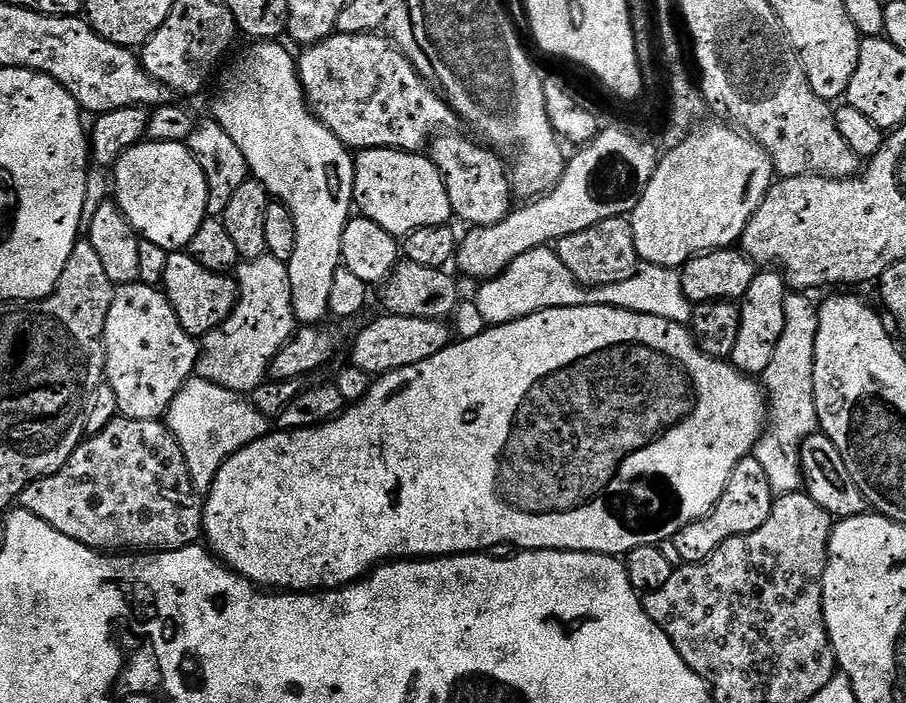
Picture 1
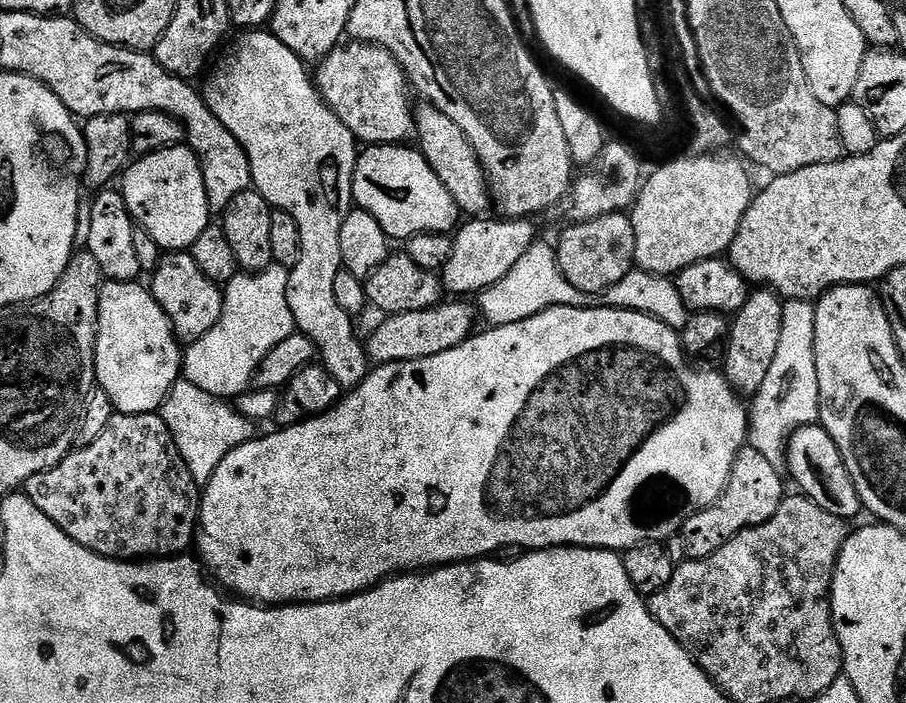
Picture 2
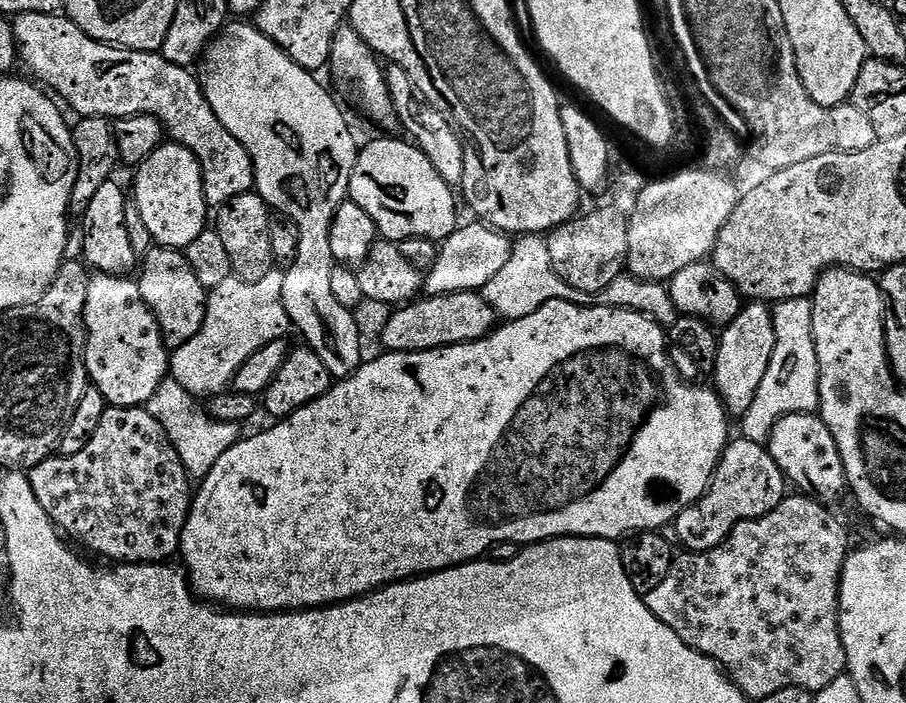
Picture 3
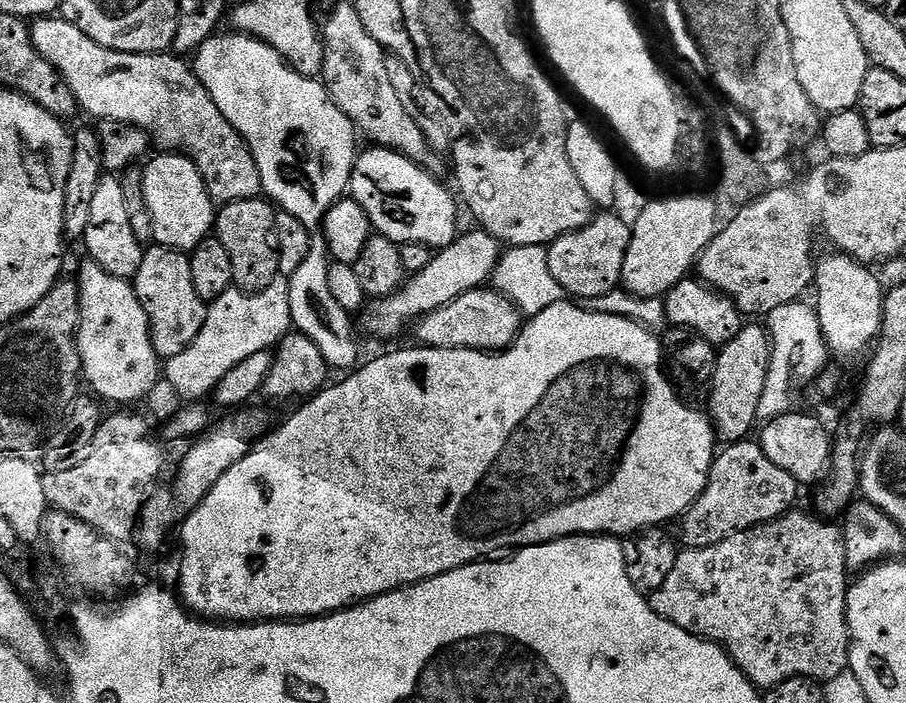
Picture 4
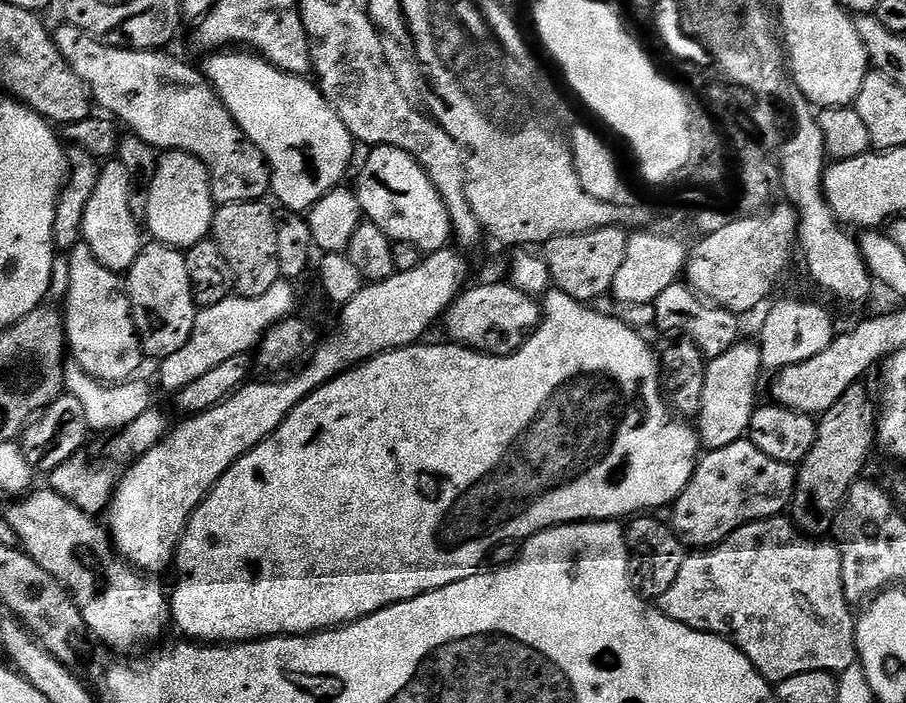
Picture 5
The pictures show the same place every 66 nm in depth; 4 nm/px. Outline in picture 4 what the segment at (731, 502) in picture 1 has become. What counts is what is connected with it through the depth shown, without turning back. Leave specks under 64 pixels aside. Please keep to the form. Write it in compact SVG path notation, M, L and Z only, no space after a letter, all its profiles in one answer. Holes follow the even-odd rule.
M745 438L739 442L729 443L725 447L728 449L725 452L723 449L713 459L712 469L708 471L708 481L702 490L702 494L684 511L682 517L685 540L683 543L687 547L705 548L706 546L714 546L726 539L727 536L732 536L753 524L762 524L766 520L782 516L789 511L791 504L788 503L796 496L798 481L786 470L782 470L782 466L774 466L774 462L770 462L770 458L766 458L766 454L760 449L759 443L752 441L751 444L750 441L751 439Z

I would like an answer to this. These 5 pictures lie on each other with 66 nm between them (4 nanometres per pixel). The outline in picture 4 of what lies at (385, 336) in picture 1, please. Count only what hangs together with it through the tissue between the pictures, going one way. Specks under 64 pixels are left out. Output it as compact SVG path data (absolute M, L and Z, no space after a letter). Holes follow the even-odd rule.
M488 286L475 288L428 312L415 321L416 336L421 345L430 348L477 348L479 352L494 352L508 348L522 327L522 313L514 302Z

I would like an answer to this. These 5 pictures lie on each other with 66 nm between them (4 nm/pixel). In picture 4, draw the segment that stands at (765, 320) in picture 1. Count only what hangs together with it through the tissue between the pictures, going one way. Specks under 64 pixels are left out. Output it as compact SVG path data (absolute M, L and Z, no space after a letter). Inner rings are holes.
M745 323L740 333L719 349L710 381L712 393L708 396L706 408L721 441L739 442L749 435L752 427L757 427L756 420L760 416L760 403L771 361L772 341L763 323Z

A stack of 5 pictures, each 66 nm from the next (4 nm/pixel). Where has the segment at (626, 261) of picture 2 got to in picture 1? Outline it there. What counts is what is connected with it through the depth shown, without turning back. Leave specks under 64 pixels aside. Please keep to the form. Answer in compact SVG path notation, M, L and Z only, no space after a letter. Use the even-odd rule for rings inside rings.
M628 216L606 218L606 222L598 222L586 230L578 230L578 234L570 234L555 245L556 253L562 258L566 270L574 274L579 284L588 288L610 286L614 282L626 282L641 267L642 261L634 246L634 230Z

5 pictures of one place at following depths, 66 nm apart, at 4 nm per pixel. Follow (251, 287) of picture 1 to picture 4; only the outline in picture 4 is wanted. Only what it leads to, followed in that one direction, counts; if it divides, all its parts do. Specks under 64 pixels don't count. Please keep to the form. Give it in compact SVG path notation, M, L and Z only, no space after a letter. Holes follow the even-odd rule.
M277 278L270 282L260 292L242 292L239 290L229 290L222 294L217 300L211 301L207 305L208 317L204 319L202 330L198 338L182 354L171 357L166 364L166 378L177 390L185 390L192 384L196 392L204 388L204 384L211 385L213 382L225 376L226 373L242 358L250 358L250 354L258 354L258 350L272 350L280 343L281 337L288 334L293 327L292 315L290 314L290 294L288 293L288 280Z

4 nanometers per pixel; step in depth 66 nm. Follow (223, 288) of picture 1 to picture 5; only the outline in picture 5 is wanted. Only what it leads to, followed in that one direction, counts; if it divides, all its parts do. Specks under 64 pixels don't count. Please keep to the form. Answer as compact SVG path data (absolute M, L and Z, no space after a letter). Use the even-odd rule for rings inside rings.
M148 242L143 245L138 254L138 258L134 262L134 266L128 269L126 273L126 291L128 294L128 301L132 307L132 317L136 323L136 333L140 335L140 351L145 357L148 356L153 362L159 362L170 358L170 354L175 354L177 350L182 350L182 346L186 346L186 342L190 338L190 334L194 330L194 322L196 321L196 313L198 305L196 299L192 297L192 283L190 282L190 270L186 270L186 255L179 248L169 248L167 244L159 242Z

